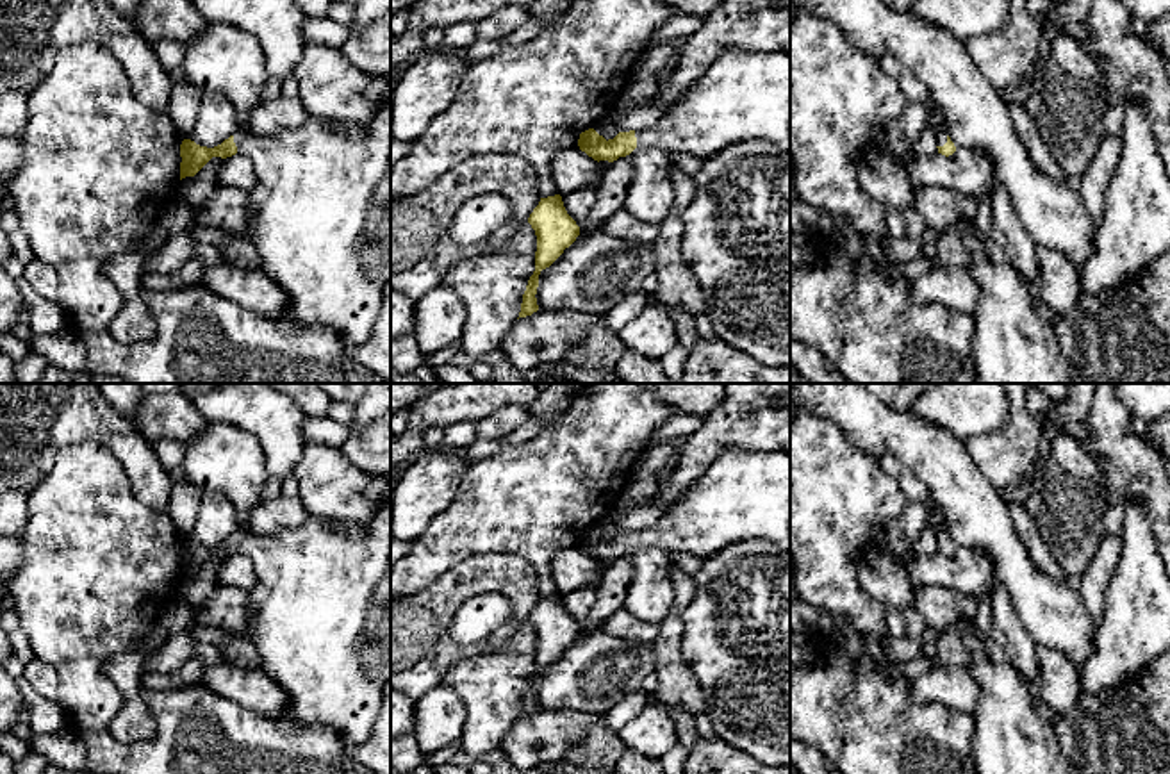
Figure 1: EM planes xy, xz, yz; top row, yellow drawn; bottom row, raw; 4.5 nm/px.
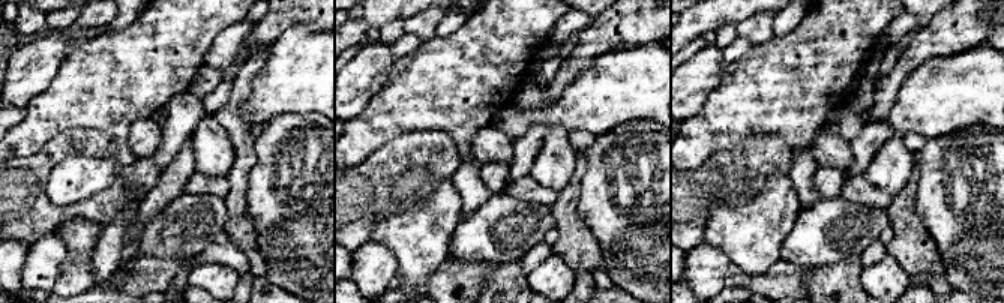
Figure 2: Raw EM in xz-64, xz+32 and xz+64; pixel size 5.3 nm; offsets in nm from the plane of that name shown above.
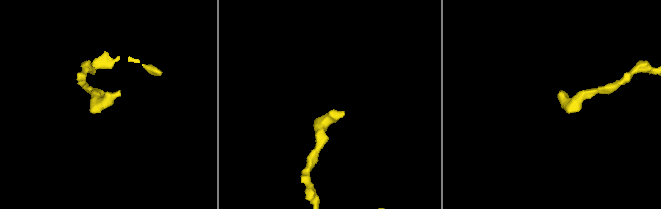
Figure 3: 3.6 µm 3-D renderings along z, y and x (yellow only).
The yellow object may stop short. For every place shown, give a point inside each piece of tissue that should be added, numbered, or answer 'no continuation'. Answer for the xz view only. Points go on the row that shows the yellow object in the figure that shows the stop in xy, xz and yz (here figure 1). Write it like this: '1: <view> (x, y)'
1: xz (744, 95)

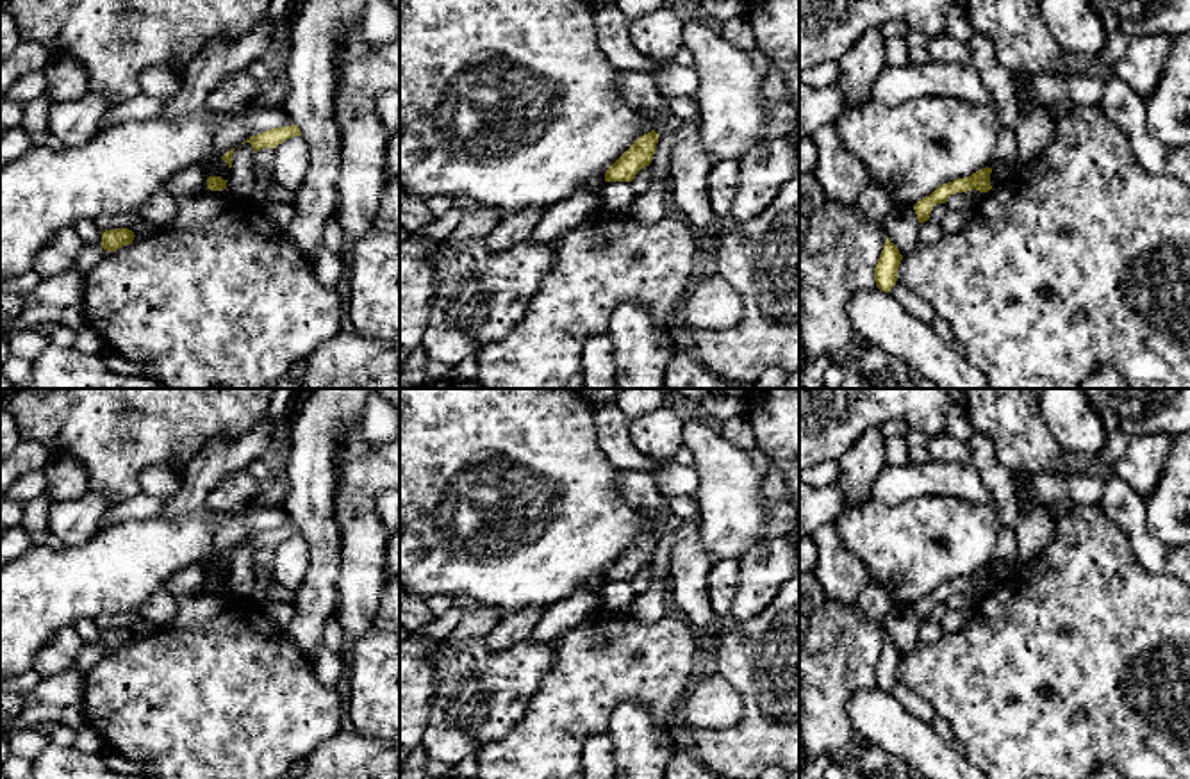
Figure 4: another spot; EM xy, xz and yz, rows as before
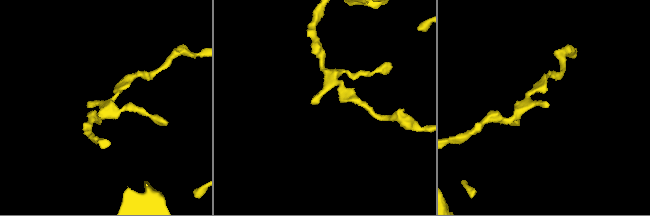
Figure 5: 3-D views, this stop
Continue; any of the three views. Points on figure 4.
no continuation

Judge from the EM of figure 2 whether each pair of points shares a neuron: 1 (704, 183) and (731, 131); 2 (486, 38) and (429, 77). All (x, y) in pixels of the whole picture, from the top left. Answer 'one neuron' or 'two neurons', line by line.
1: two neurons
2: one neuron

